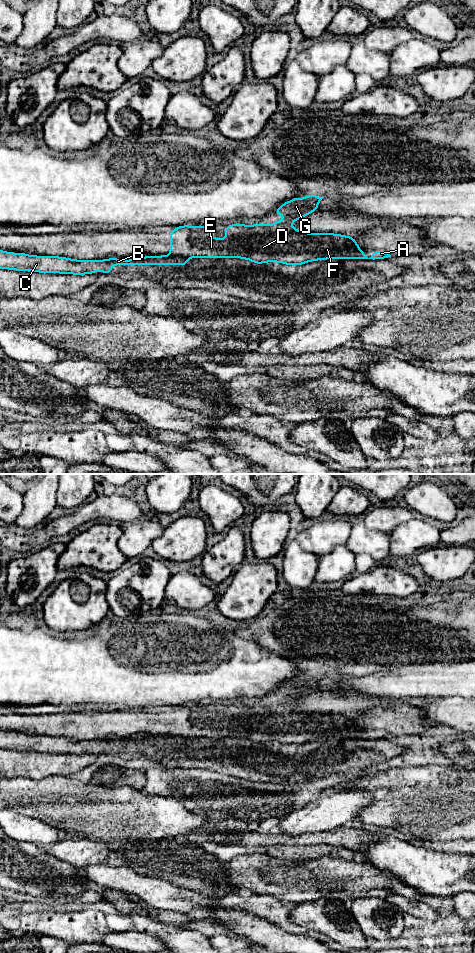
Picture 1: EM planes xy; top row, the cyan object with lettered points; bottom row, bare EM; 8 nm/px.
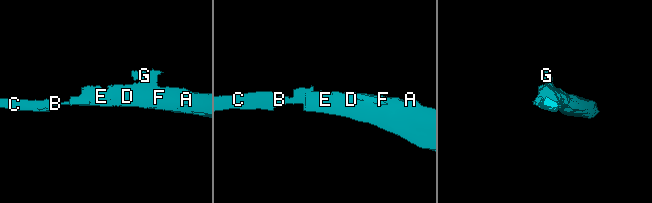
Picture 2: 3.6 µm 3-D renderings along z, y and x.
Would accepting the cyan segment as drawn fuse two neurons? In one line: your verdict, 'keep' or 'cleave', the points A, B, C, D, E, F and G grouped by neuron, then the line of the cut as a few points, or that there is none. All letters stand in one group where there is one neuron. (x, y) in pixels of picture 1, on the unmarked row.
cleave | A D E F G / B C | xy (169, 735), (187, 738)

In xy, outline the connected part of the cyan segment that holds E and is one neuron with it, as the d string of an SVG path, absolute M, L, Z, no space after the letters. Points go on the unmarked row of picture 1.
M306 675L303 679L294 677L275 690L275 694L285 695L283 701L275 701L272 705L258 703L257 705L231 704L223 708L227 717L219 719L208 715L211 710L207 706L176 707L170 711L170 736L182 738L209 737L209 738L242 738L256 744L265 742L279 742L287 745L302 745L306 742L325 739L386 739L391 735L385 731L374 731L368 738L359 729L353 717L332 713L305 713L293 709L291 703L306 695L317 691L319 682L324 677Z

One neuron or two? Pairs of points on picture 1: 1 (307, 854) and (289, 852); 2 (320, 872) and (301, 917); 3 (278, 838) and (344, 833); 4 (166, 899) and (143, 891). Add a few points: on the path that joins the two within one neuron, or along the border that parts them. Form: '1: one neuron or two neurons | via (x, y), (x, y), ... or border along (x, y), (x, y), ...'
1: one neuron | via (303, 853), (293, 853)
2: two neurons | border along (324, 895), (313, 900), (293, 904)
3: one neuron | via (294, 840), (328, 838)
4: one neuron | via (160, 894), (149, 891)

